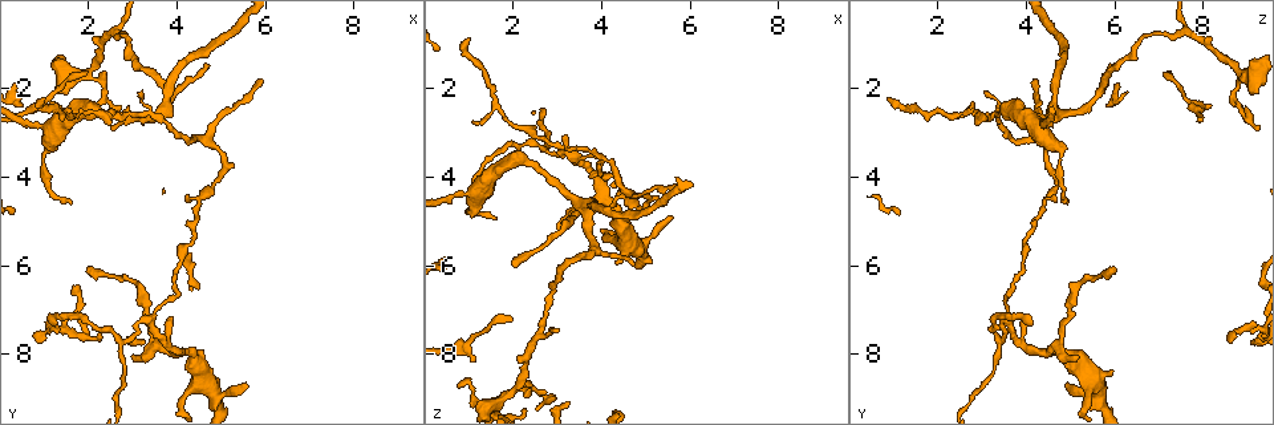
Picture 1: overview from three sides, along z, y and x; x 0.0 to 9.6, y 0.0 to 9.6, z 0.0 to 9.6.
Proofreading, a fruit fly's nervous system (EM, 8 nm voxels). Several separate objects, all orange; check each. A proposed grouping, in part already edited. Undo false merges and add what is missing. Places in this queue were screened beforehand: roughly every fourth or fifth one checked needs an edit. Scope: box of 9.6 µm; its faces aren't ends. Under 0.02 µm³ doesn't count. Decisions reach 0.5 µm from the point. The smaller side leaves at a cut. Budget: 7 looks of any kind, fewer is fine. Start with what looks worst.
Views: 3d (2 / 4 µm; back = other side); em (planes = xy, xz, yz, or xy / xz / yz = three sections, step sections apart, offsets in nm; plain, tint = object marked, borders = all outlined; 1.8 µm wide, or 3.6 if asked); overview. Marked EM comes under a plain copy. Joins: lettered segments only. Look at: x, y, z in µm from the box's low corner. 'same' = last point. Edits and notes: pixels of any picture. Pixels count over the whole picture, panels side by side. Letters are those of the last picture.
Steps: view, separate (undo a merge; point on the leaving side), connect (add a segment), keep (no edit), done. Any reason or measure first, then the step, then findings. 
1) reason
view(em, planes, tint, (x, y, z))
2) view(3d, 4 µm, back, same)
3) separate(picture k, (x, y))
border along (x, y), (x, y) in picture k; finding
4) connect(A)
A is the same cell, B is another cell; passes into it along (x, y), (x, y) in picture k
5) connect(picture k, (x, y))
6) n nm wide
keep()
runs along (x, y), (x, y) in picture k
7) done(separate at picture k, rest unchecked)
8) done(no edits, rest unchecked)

calibre changes
view(3d, 2 µm, (2.05, 1.60, 8.80))

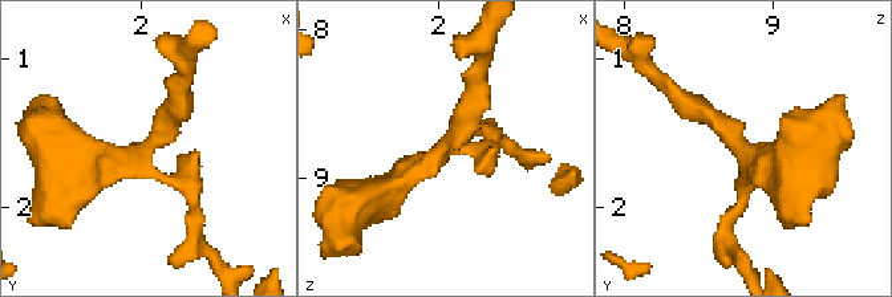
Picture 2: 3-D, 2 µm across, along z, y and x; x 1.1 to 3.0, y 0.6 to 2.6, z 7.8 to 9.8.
shape alone is not enough
view(em, 3.6 µm, yz, step 8, borders, (1.98, 1.66, 8.82))

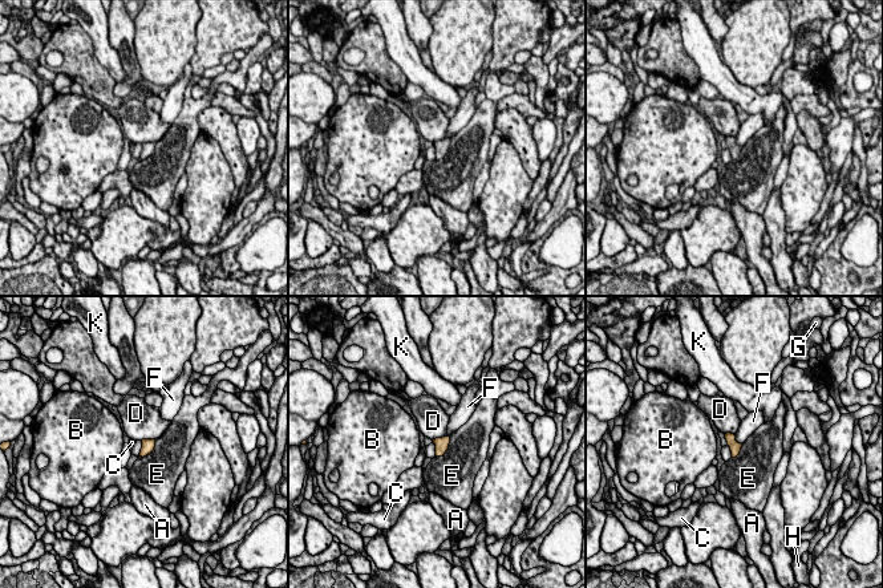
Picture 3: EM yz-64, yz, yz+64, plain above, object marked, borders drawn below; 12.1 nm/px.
E touches over 320 nm
keep()
A, B, C, D, E, F, G, H and K are other cells; continuous, no second cell

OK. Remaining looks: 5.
an open end
view(3d, 2 µm, (3.90, 7.15, 3.95))

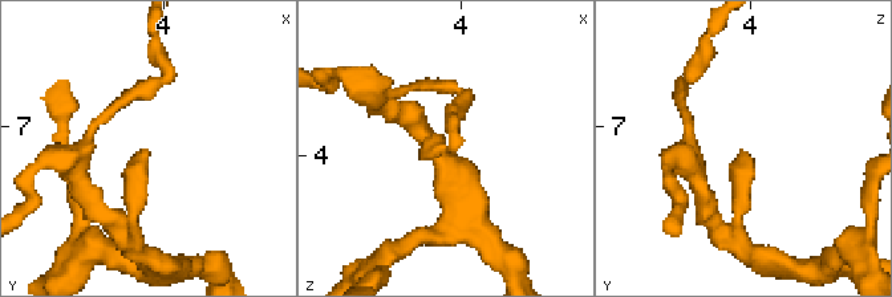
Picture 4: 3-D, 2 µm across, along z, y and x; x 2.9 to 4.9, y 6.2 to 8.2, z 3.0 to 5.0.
view(em, planes, borders, (3.90, 7.18, 3.96))

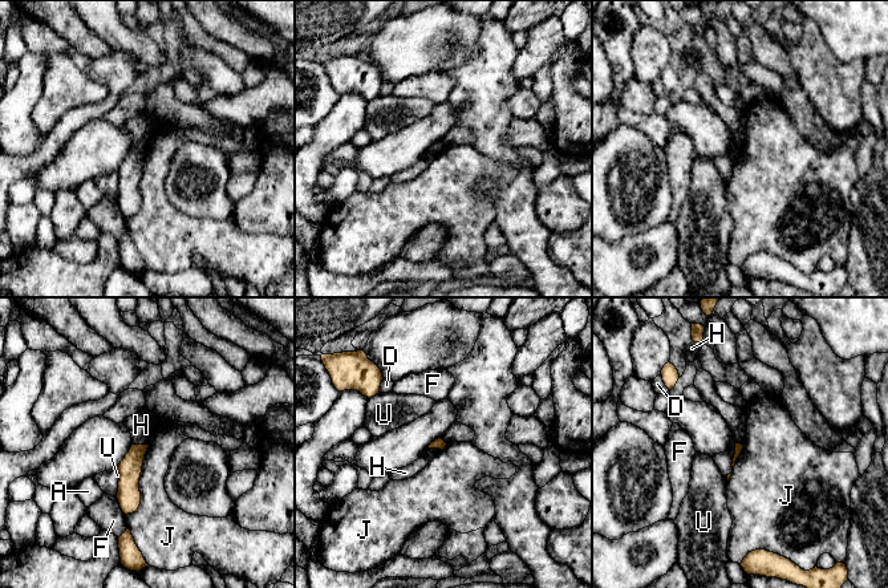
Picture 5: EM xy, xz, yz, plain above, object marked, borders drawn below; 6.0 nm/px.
keep()
A, D, F, H, J and U are other cells; none of them fits

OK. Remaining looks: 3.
sharp bend
view(3d, 4 µm, (5.15, 3.75, 4.55))

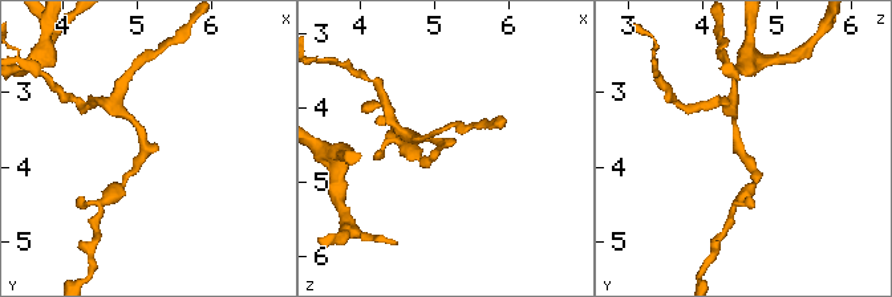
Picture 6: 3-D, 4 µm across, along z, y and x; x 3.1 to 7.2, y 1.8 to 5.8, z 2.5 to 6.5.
view(em, yz, step 8, tint, (5.15, 3.70, 4.45))

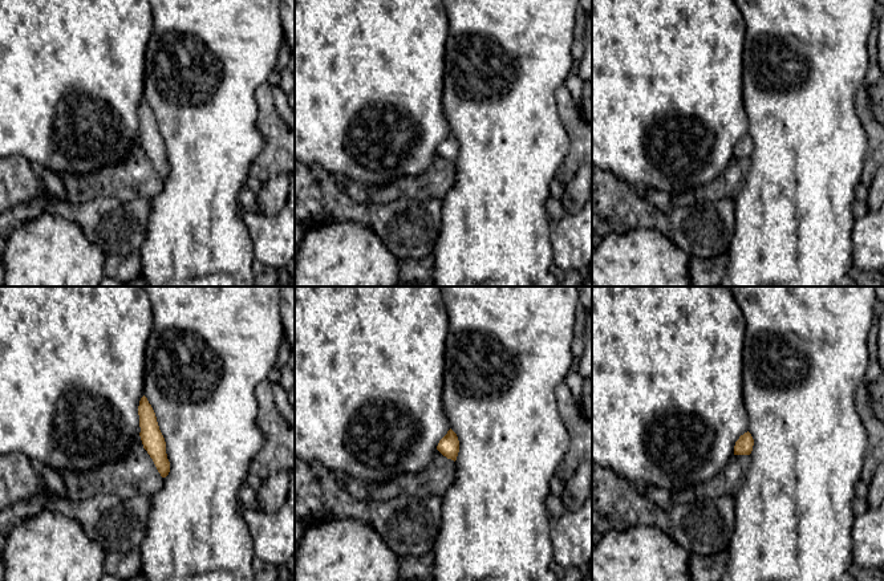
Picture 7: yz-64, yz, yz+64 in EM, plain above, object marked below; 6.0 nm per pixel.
view(em, planes, borders, same)

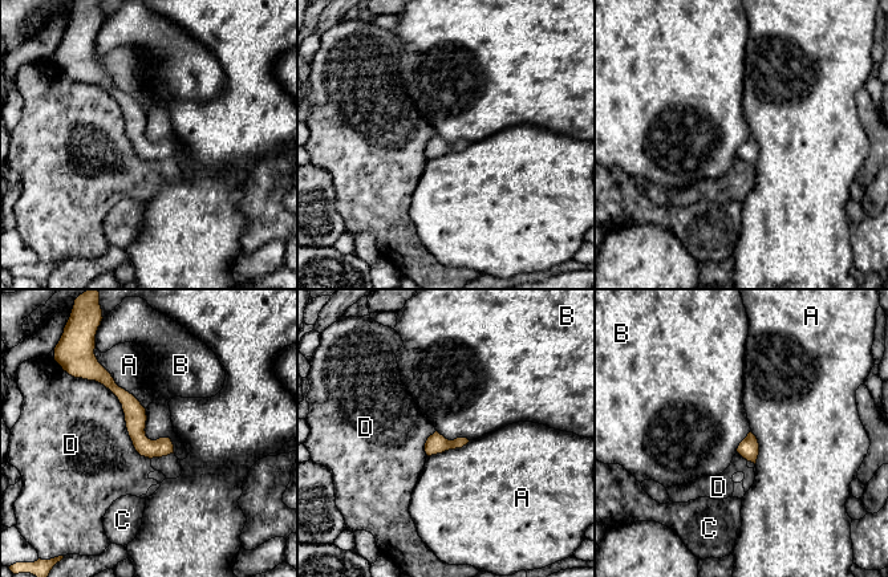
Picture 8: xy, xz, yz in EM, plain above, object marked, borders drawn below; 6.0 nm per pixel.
D touches over 650 nm
keep()
A, B, C and D are other cells; runs along (104, 373), (137, 434), (170, 450) in picture 8; continuous, no second cell

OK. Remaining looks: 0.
done(no edits, rest unchecked)

